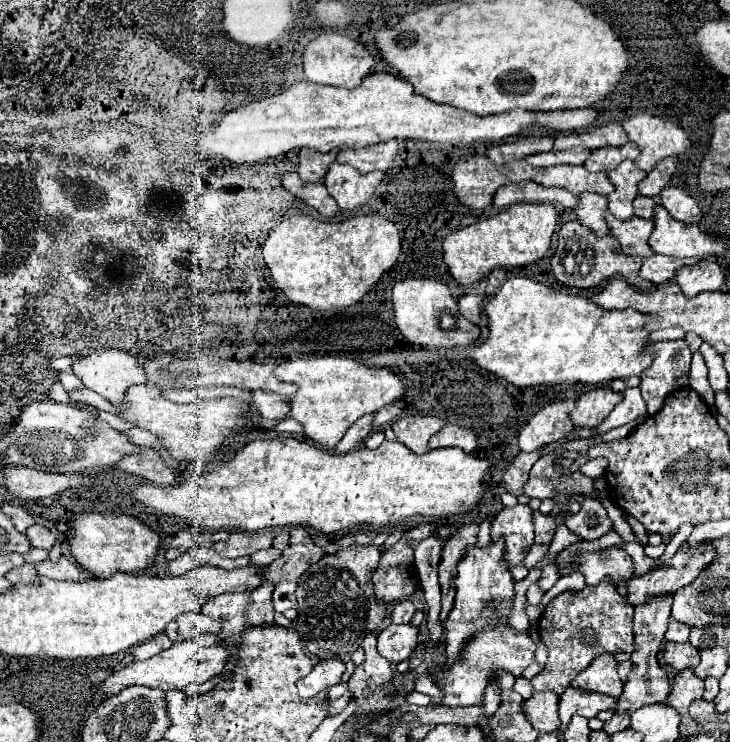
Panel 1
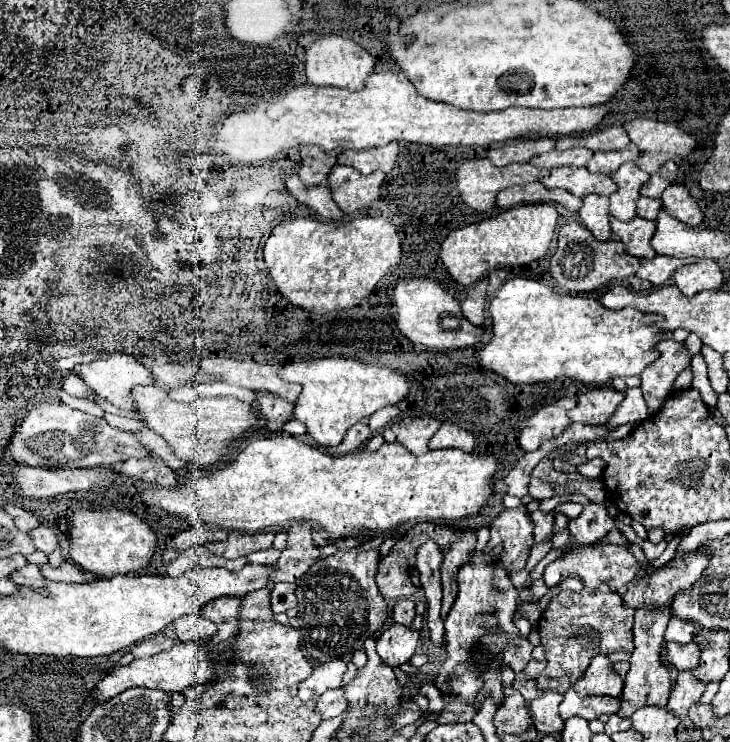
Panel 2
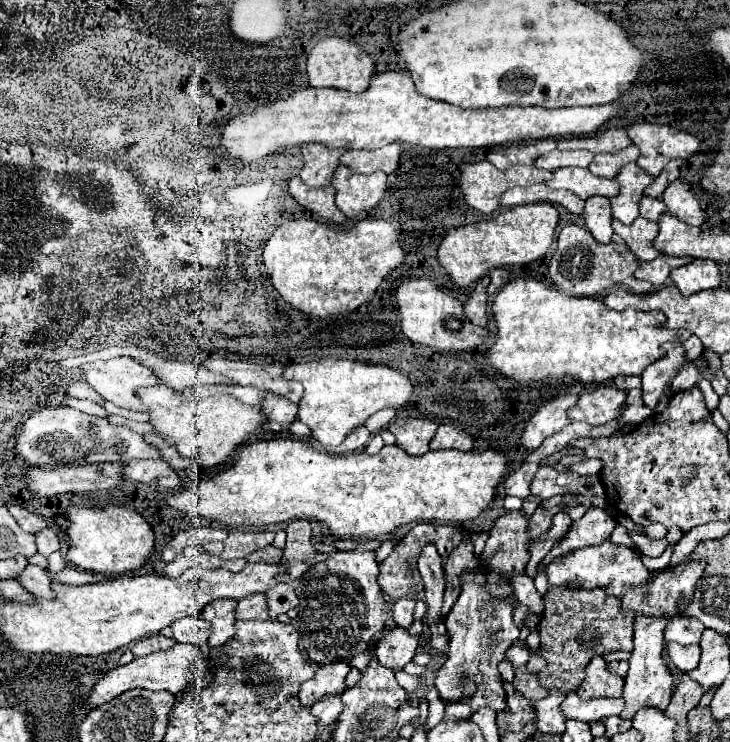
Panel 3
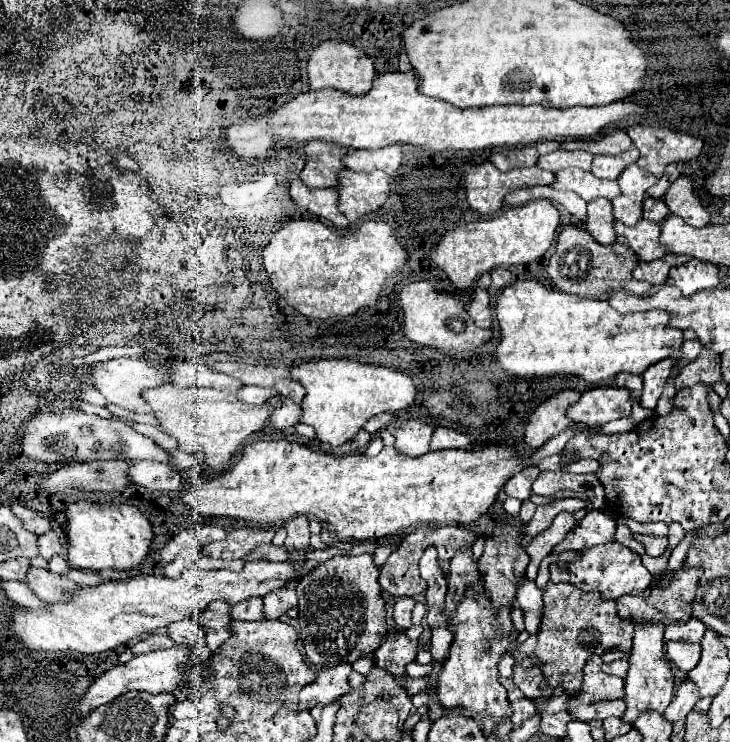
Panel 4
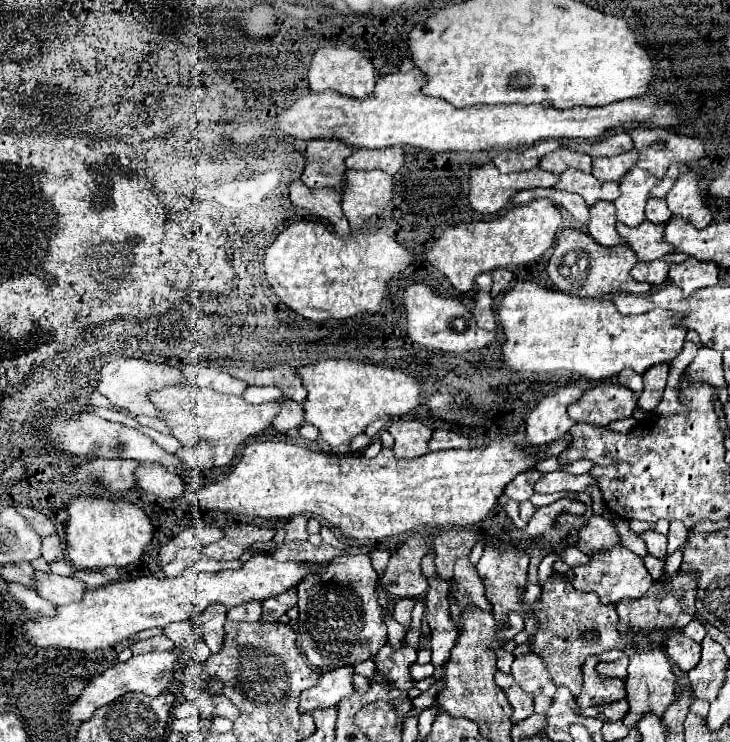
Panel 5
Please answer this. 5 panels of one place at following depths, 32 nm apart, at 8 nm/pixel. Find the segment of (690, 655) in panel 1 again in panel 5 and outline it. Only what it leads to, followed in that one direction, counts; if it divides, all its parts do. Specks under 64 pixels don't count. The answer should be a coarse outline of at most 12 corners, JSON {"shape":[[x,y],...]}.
{"shape":[[686,636],[666,640],[666,654],[688,672],[700,662],[700,644]]}

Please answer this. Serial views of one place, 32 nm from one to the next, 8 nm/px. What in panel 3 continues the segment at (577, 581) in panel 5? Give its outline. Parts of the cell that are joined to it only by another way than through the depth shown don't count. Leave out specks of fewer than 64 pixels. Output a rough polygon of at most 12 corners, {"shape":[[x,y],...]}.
{"shape":[[604,542],[556,558],[548,584],[610,588],[620,598],[652,574],[626,546]]}

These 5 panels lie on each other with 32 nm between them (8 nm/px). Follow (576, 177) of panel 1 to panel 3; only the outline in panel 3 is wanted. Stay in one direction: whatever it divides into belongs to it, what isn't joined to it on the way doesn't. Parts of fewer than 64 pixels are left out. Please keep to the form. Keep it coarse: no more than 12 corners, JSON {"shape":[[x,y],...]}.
{"shape":[[560,168],[546,182],[582,200],[612,198],[618,182],[584,168]]}

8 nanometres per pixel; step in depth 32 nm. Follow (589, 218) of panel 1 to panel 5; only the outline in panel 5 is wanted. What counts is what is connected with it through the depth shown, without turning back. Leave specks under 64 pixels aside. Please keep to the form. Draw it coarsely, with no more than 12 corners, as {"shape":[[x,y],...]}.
{"shape":[[612,202],[590,208],[588,232],[602,246],[624,244]]}

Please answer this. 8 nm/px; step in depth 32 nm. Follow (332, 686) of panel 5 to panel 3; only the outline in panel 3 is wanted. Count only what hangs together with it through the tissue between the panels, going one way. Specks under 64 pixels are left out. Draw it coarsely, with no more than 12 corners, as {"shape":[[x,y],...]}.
{"shape":[[350,664],[318,668],[298,692],[312,706],[326,694],[342,694]]}

